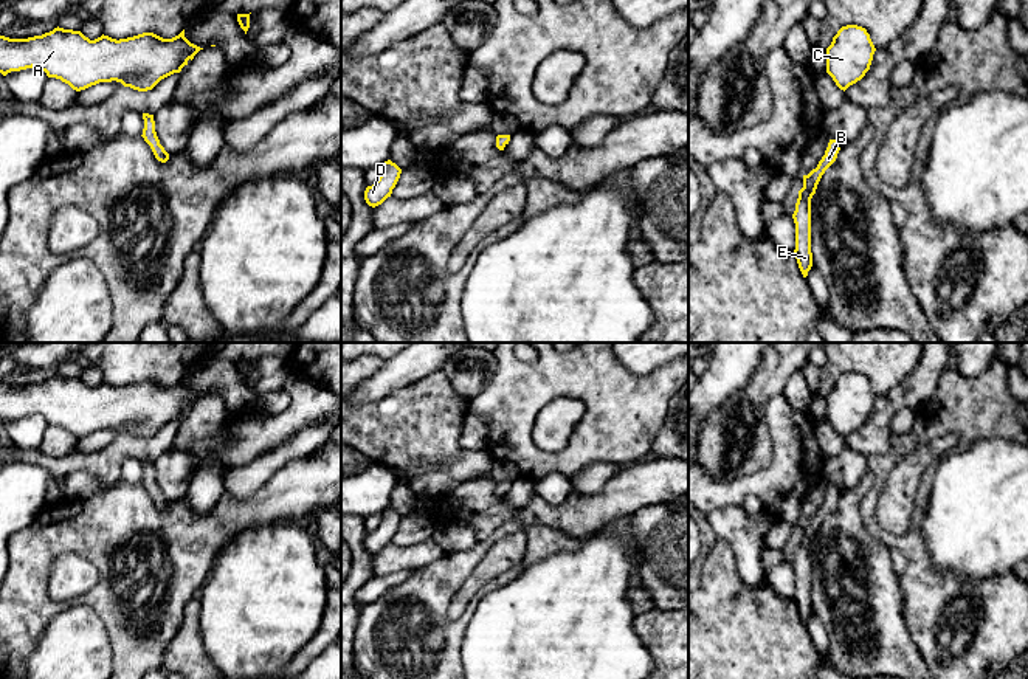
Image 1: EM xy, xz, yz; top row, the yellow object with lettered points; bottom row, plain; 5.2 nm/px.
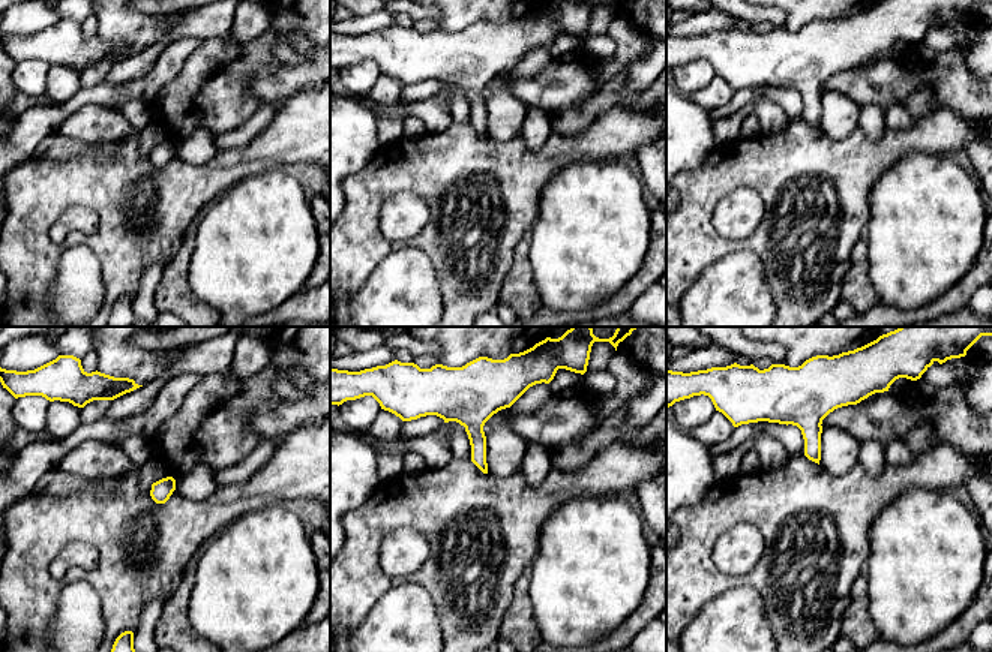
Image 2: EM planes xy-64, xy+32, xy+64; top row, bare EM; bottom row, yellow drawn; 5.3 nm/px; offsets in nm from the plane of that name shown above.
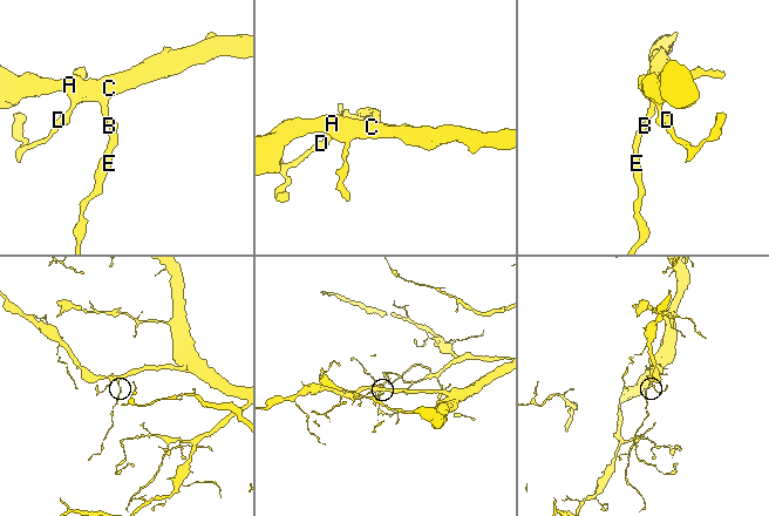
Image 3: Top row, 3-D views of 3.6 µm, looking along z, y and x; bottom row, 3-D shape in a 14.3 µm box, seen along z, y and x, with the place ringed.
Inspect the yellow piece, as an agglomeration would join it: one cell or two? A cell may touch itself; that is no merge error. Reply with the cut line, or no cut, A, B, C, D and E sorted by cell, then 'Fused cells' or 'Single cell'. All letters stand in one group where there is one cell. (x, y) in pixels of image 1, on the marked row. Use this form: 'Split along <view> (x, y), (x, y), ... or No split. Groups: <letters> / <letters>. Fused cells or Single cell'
No split. Groups: A B C D E. Single cell

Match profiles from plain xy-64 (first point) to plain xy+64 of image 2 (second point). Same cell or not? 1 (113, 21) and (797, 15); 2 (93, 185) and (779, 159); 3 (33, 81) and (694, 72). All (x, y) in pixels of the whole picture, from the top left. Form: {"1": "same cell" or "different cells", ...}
{"1": "same cell", "2": "same cell", "3": "same cell"}

